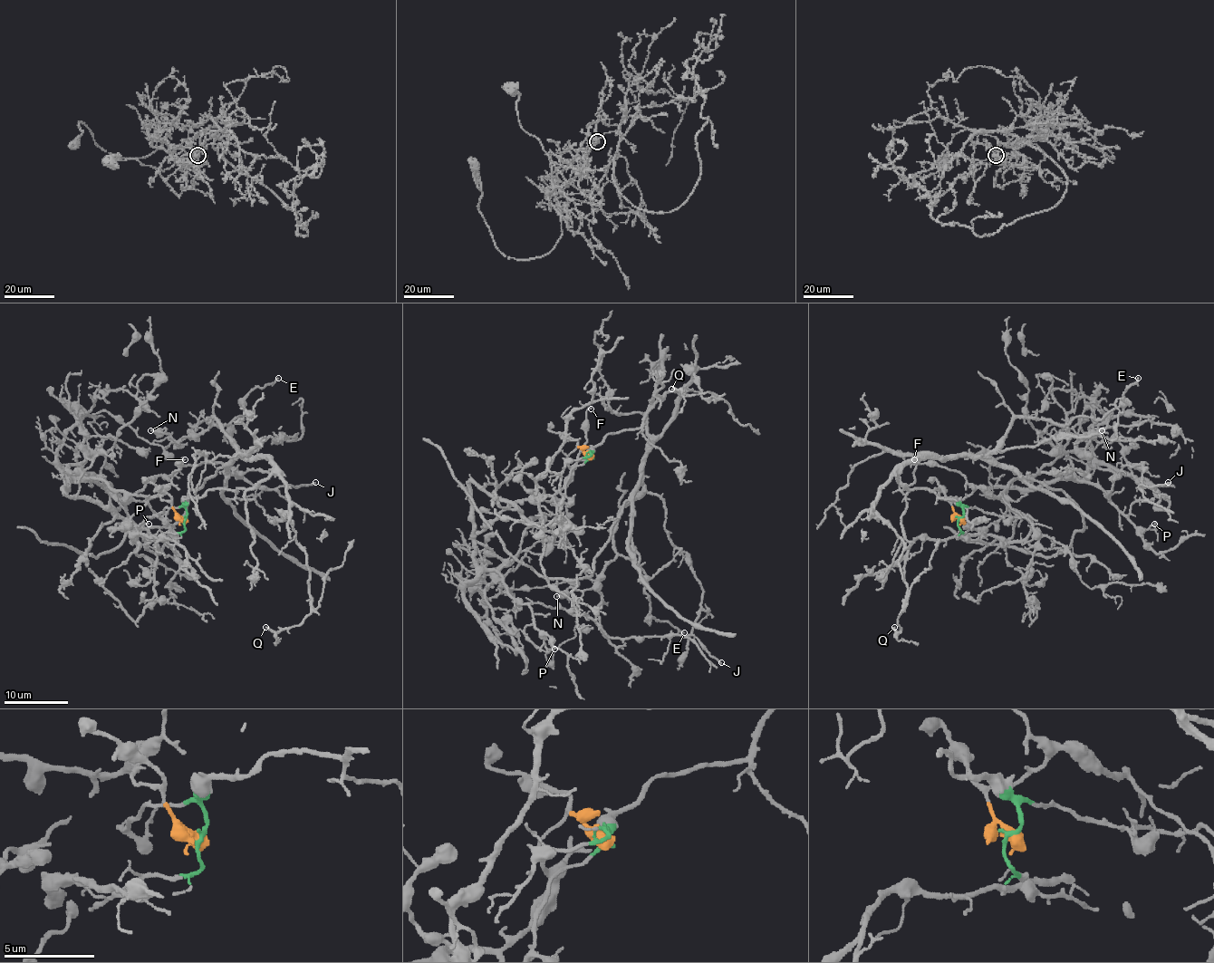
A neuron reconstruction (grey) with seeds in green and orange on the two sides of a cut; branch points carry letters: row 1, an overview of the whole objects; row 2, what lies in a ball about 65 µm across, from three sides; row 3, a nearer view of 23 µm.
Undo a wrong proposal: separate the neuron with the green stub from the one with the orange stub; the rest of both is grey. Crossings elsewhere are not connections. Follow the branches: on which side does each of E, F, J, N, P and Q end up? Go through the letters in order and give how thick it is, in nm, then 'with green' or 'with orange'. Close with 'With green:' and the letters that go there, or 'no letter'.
E: 190 nm | with green
F: 160 nm | with orange
J: 200 nm | with orange
N: 400 nm | with green
P: 160 nm | with orange
Q: 170 nm | with green
With green: E, N, Q

